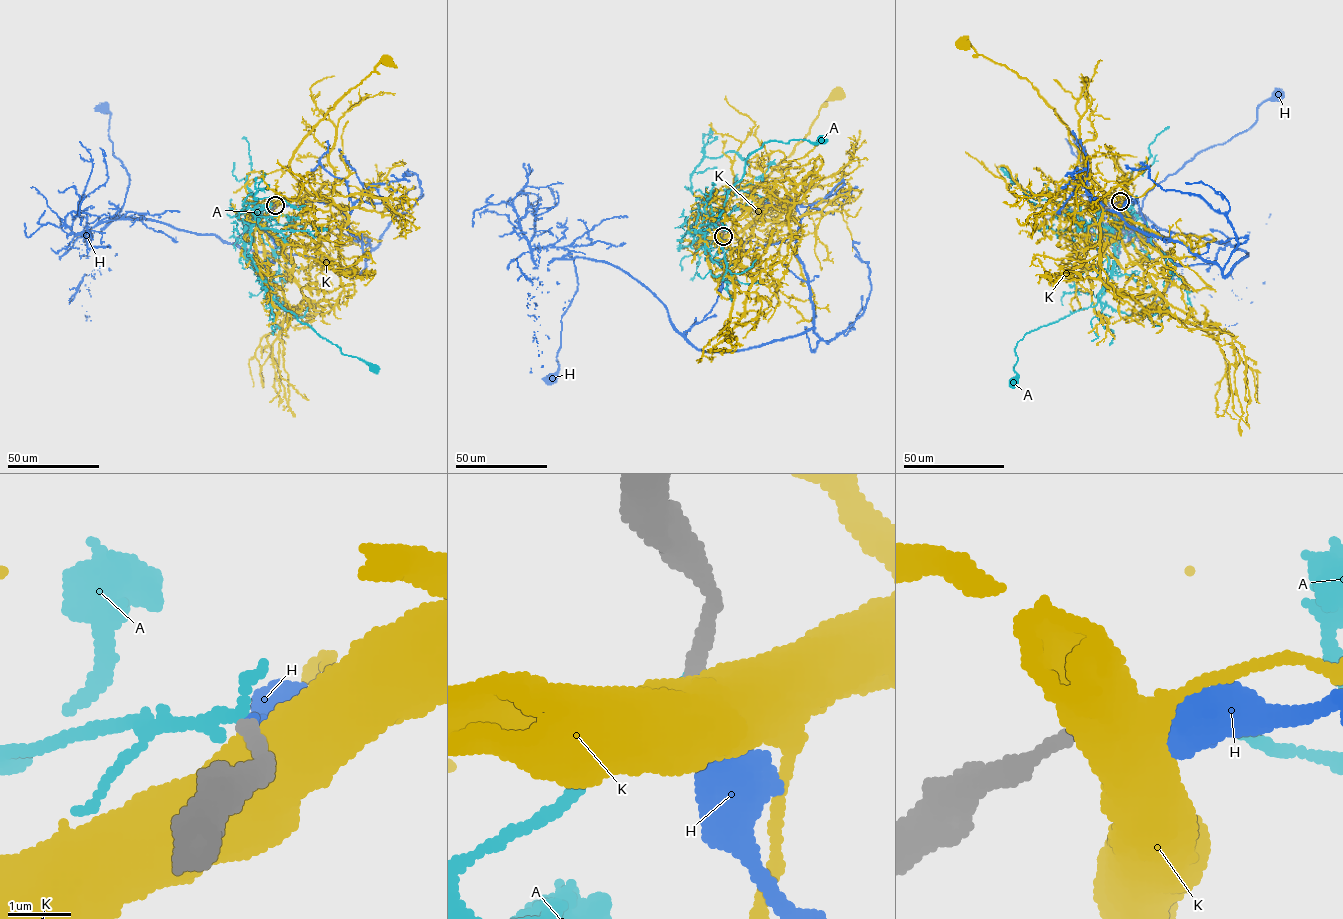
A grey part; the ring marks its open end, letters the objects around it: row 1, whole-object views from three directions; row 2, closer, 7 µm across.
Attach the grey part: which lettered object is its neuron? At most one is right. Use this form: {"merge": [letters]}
{"merge": ["H"]}

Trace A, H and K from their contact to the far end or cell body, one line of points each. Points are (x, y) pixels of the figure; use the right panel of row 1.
A: (1120, 201), (1131, 207), (1112, 229), (1113, 273), (1098, 303), (1026, 334), (1015, 347), (1013, 382)
H: (1120, 201), (1135, 201), (1119, 210), (1128, 224), (1225, 276), (1245, 251), (1163, 230), (1142, 202), (1277, 94)
K: (1120, 201), (1101, 188), (1091, 175), (1084, 147), (1026, 79), (961, 44)

